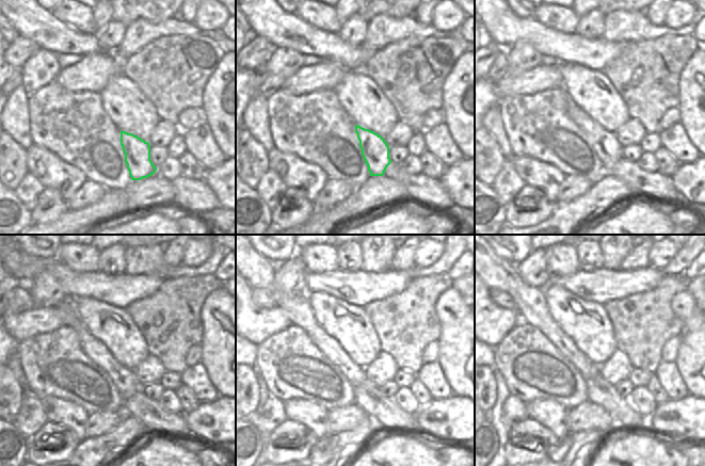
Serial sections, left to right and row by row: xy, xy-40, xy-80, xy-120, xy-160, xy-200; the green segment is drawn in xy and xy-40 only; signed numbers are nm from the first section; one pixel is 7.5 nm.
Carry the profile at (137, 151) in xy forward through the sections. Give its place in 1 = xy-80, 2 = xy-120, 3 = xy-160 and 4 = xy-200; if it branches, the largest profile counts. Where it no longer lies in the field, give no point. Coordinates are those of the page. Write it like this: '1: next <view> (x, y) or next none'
1: next xy-80 (606, 145)
2: next xy-120 (124, 379)
3: next xy-160 (258, 271)
4: next xy-200 (497, 273)

